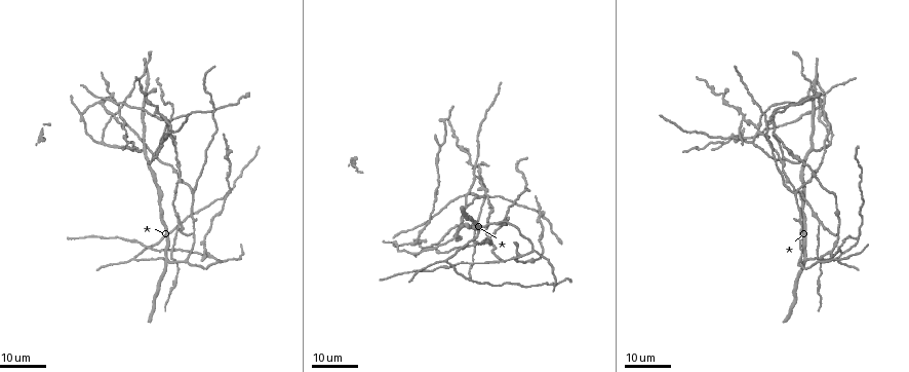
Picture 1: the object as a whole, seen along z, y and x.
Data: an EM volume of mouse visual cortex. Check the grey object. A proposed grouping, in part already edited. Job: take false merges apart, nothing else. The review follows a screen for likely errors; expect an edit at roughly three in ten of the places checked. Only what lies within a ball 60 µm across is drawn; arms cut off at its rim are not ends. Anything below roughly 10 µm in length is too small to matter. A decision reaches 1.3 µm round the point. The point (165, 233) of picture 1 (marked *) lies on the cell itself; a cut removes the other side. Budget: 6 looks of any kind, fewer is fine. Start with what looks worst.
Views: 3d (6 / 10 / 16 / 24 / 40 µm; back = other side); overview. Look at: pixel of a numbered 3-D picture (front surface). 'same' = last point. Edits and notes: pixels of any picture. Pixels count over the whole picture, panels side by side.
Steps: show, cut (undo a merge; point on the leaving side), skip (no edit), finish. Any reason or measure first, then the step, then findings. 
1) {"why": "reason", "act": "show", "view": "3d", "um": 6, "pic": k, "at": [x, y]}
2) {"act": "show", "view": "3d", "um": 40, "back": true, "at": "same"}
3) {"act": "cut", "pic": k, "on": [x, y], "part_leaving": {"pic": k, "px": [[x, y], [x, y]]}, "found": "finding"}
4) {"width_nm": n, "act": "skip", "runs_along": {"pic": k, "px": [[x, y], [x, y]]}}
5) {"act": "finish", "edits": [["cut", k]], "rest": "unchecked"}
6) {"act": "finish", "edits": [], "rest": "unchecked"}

{"why": "three arms meet", "act": "show", "view": "3d", "um": 16, "pic": 1, "at": [498, 223]}

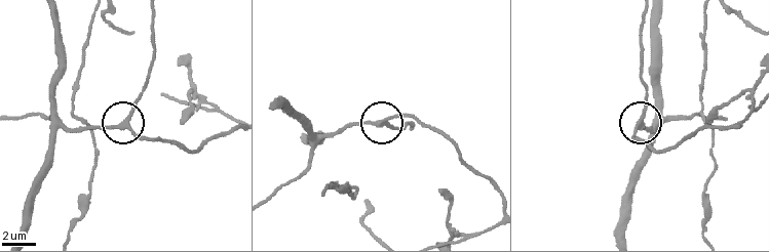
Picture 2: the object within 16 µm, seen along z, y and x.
{"why": "zoom in", "act": "show", "view": "3d", "um": 10, "pic": 2, "at": [387, 118]}

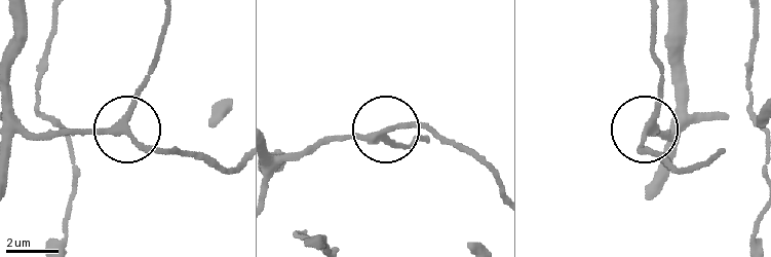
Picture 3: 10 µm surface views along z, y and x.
{"arms": 3, "act": "skip", "runs_along": {"pic": 3, "px": [[18, 117], [38, 131], [124, 131], [182, 155]]}, "found": "one cell here"}

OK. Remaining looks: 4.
{"why": "looks like a crossing", "act": "show", "view": "3d", "um": 24, "pic": 1, "at": [206, 253]}

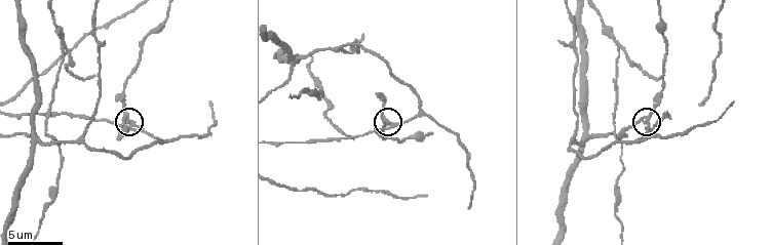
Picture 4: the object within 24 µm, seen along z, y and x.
{"why": "zoom in", "act": "show", "view": "3d", "um": 6, "pic": 4, "at": [649, 122]}

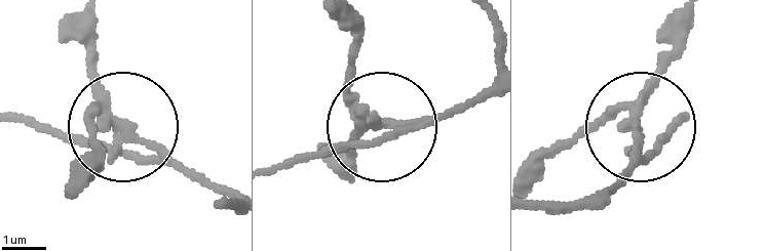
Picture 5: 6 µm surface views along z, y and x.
{"arms": 4, "act": "cut", "pic": 5, "on": [109, 114], "part_leaving": {"pic": 5, "px": [[163, 150], [108, 94], [89, 17]]}, "found": "a second cell is stuck on"}

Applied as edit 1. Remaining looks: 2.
{"act": "finish", "edits": [["cut", 5]], "rest": "unchecked"}

